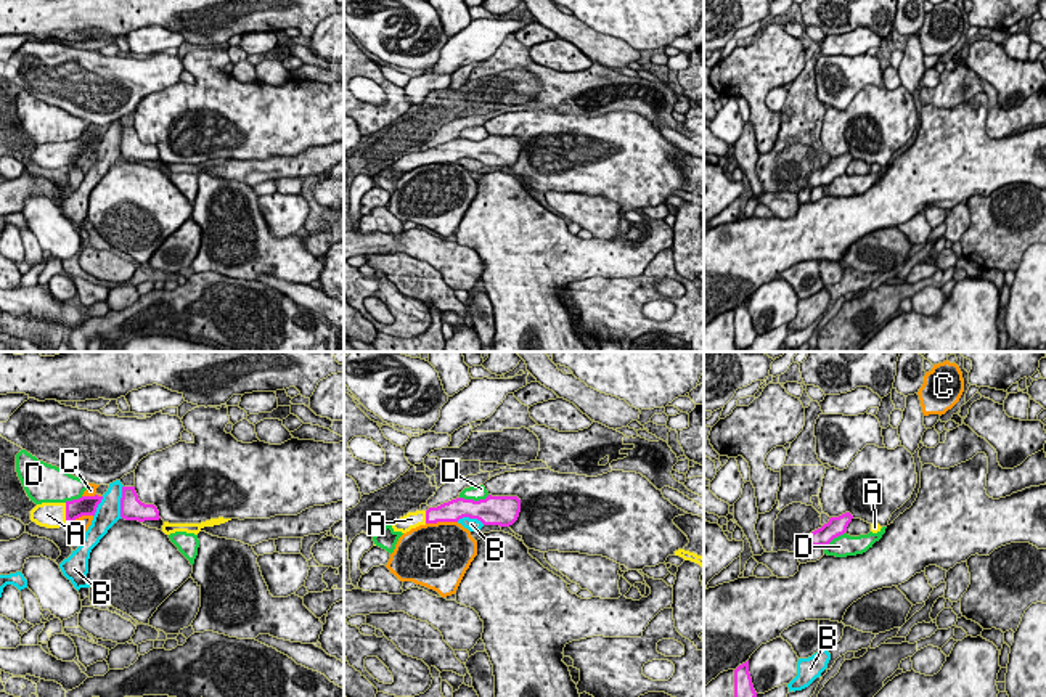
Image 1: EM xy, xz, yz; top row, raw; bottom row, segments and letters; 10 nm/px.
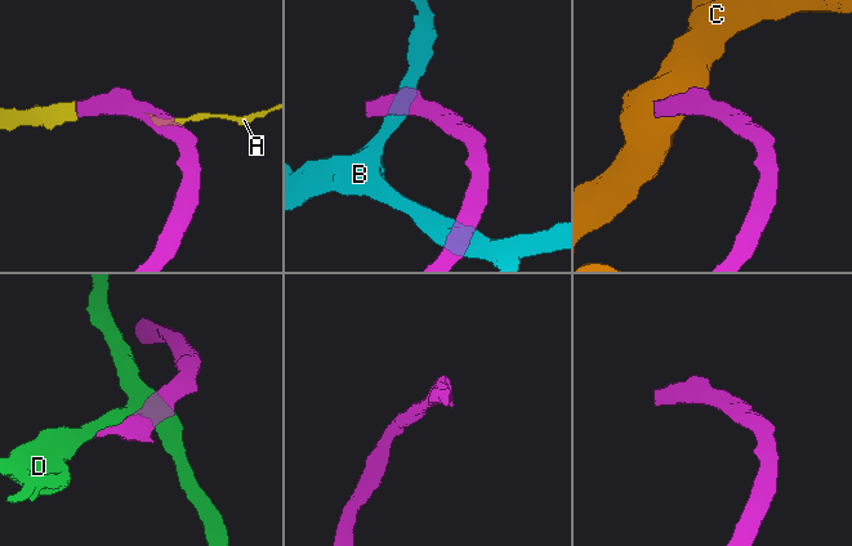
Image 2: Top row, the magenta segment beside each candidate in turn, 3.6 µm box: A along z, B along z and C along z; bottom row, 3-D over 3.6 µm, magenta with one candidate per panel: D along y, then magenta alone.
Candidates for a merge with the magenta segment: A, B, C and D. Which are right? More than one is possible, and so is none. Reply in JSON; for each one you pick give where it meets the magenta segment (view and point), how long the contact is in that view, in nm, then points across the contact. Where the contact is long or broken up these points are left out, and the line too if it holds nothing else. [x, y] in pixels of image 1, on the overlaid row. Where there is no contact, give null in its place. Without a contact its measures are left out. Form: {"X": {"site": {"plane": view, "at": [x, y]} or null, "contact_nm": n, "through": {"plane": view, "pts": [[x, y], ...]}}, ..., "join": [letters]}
{"A": {"site": {"plane": "xy", "at": [66, 513]}, "contact_nm": 220}, "join": ["A"]}

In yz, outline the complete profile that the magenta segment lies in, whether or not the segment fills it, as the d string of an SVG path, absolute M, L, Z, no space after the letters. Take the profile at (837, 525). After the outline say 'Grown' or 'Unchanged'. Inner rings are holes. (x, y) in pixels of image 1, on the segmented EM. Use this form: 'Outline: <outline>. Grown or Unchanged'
Outline: M845 512L839 517L831 517L827 524L810 533L808 546L827 546L834 538L847 532L852 519L853 516L850 512Z. Unchanged

